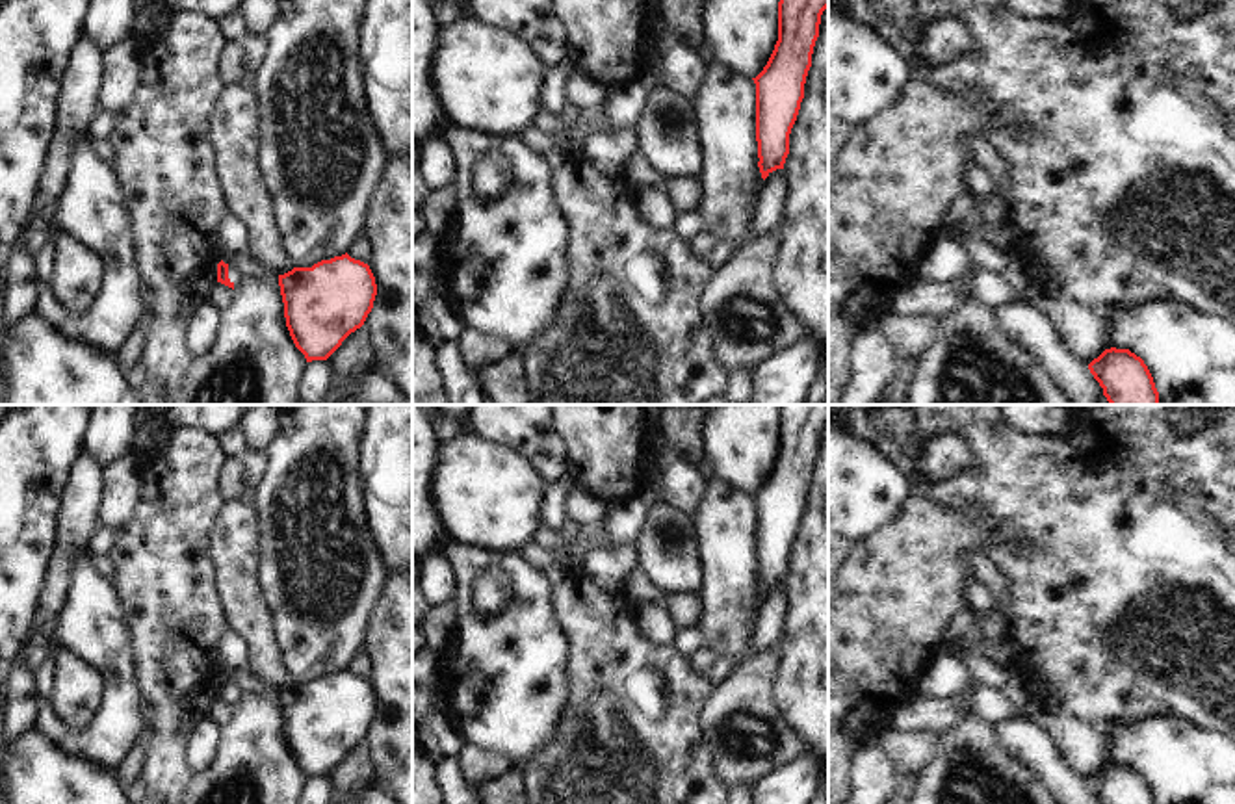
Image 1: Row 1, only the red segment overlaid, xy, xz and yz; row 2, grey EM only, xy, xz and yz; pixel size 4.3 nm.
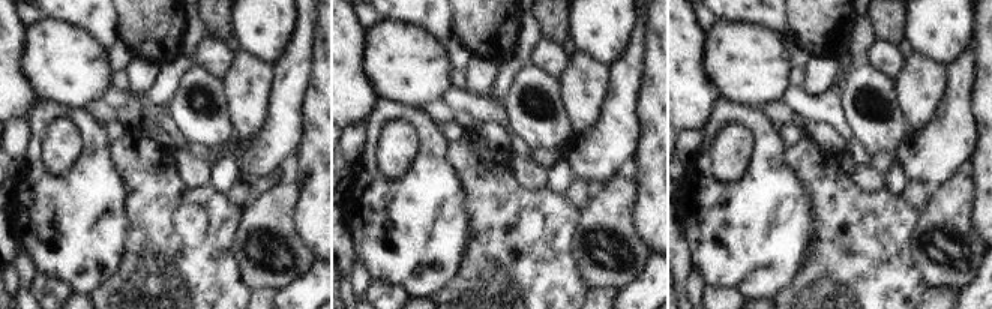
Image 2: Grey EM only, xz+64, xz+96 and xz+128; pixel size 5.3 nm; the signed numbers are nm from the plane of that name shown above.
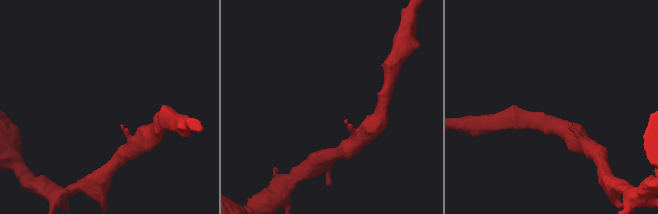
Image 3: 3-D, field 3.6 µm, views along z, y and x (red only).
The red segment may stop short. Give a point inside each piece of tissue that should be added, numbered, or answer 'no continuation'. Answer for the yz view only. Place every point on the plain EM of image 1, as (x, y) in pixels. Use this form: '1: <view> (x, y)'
no continuation

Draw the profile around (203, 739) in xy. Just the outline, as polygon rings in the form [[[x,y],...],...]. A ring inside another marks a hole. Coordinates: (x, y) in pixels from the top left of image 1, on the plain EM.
[[[208,717],[201,719],[188,735],[186,756],[193,772],[212,765],[219,745],[219,728]]]

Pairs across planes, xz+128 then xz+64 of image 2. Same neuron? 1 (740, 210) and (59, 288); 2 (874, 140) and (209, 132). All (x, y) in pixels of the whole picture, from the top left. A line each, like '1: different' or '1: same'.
1: different
2: same

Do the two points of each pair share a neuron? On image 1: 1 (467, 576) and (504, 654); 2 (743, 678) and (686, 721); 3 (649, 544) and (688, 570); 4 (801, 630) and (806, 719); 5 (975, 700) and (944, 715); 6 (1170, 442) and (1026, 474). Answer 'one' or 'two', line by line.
1: one
2: two
3: one
4: one
5: one
6: one

